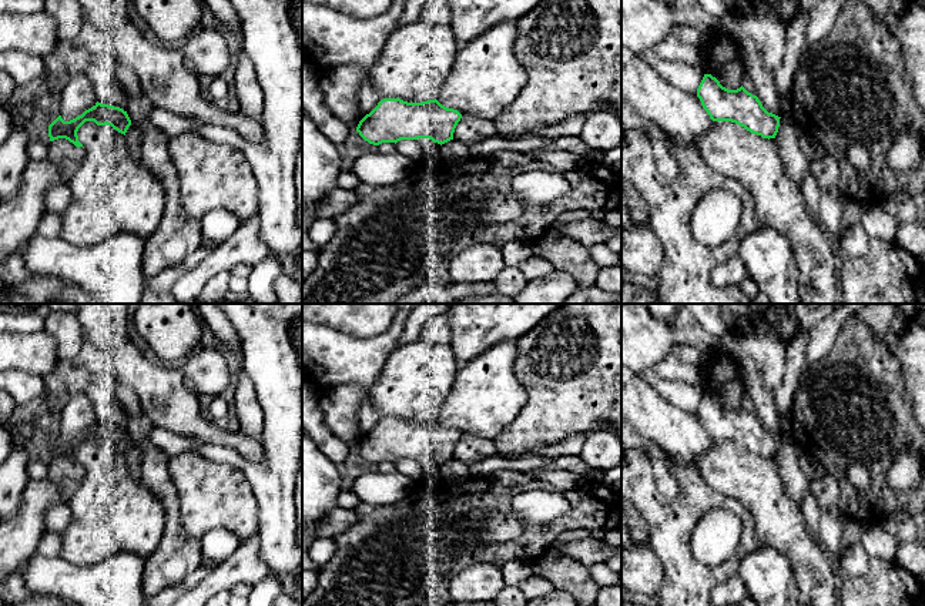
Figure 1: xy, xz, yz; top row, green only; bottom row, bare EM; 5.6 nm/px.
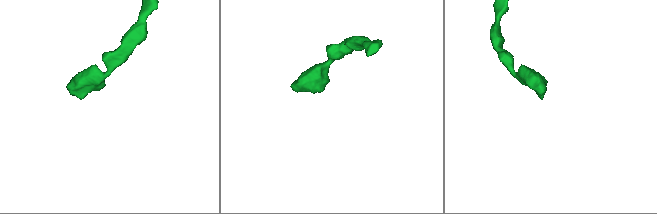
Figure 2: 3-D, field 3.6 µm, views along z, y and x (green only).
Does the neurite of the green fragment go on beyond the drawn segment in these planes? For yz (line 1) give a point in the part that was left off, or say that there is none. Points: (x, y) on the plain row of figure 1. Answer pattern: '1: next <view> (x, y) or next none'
1: next none

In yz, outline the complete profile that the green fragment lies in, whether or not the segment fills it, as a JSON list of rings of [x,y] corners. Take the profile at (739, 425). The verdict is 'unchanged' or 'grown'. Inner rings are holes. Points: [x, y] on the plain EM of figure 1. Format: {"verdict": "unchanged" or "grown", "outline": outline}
{"verdict": "unchanged", "outline": [[[704,394],[697,416],[713,441],[731,441],[768,459],[778,452],[781,436],[768,432],[743,405],[728,409],[711,394]]]}

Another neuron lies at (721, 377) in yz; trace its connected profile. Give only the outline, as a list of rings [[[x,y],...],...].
[[[720,349],[710,355],[710,364],[700,366],[706,394],[715,396],[728,409],[740,408],[747,389],[738,359],[721,354]]]

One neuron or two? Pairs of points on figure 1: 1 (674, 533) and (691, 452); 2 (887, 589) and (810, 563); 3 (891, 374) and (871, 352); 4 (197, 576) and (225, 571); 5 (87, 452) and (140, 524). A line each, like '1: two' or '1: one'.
1: two
2: two
3: one
4: two
5: one

